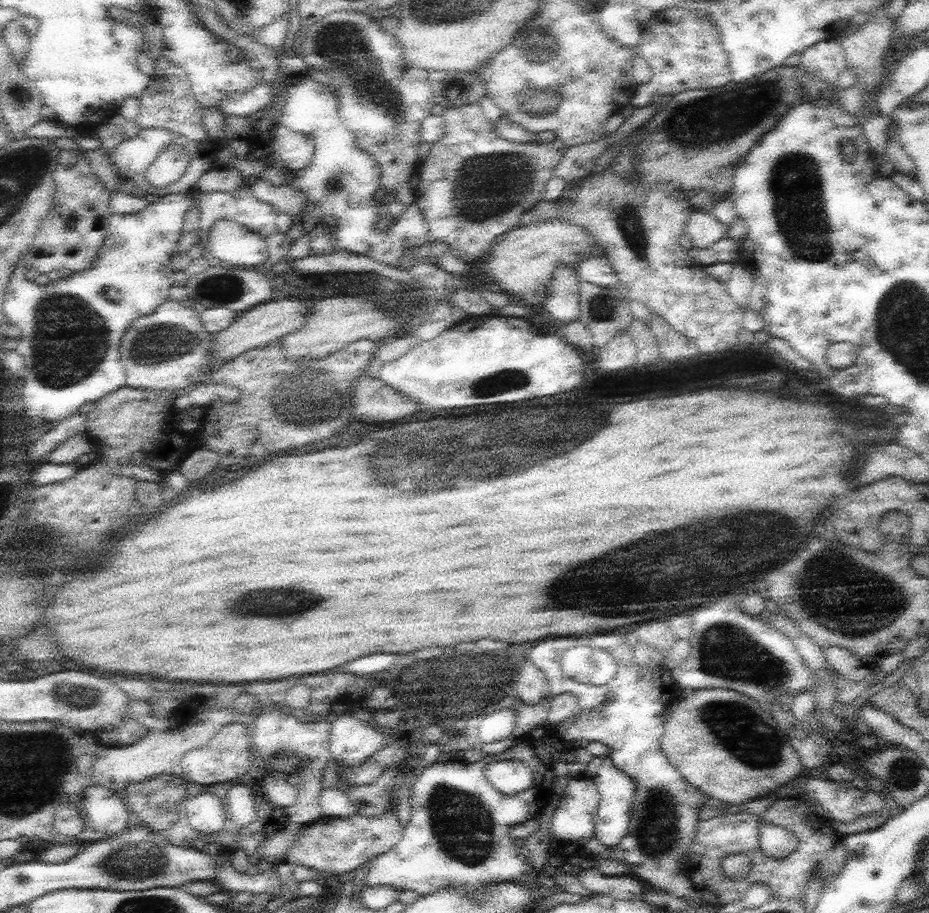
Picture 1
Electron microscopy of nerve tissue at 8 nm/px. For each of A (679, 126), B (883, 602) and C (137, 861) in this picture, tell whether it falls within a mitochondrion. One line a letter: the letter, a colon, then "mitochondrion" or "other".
A: mitochondrion
B: mitochondrion
C: mitochondrion

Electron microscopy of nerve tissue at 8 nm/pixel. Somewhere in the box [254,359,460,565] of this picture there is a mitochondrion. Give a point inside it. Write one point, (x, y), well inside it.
(289, 403)

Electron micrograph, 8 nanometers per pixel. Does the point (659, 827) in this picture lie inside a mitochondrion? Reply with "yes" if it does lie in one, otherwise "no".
yes

